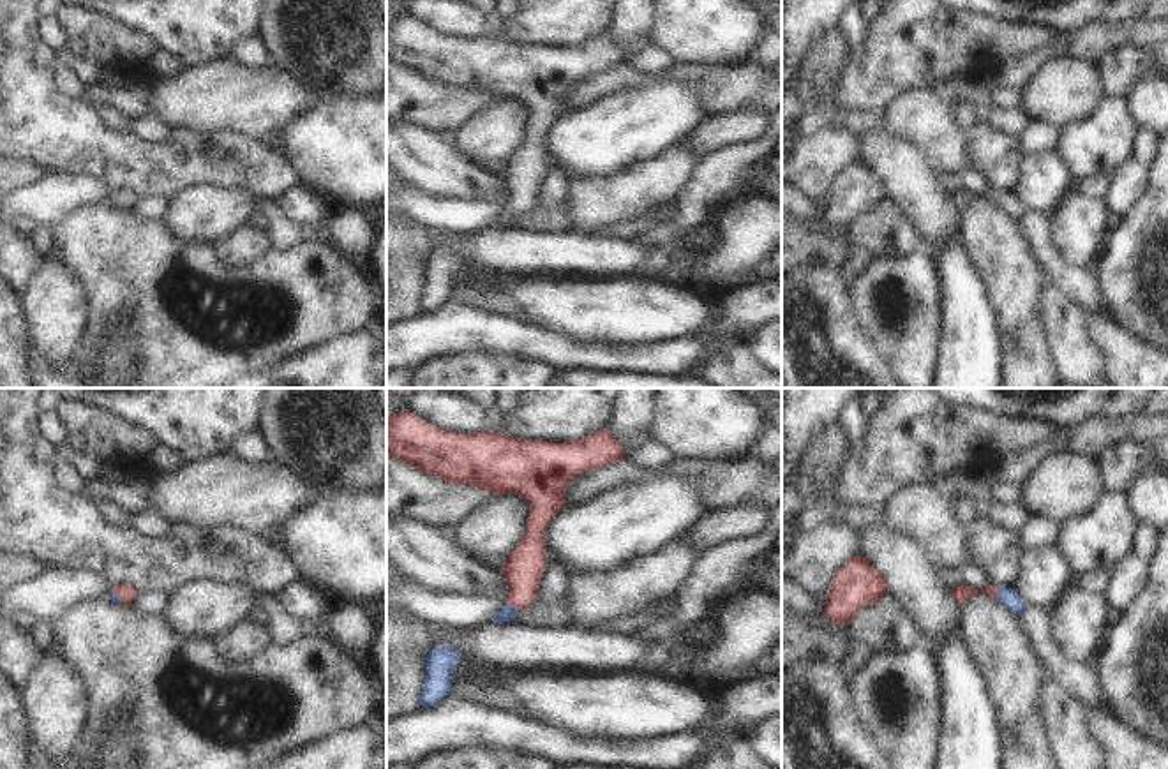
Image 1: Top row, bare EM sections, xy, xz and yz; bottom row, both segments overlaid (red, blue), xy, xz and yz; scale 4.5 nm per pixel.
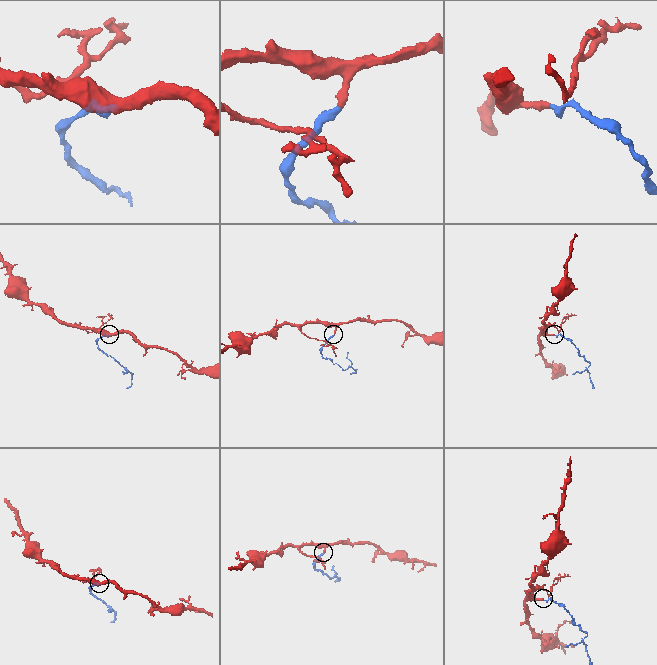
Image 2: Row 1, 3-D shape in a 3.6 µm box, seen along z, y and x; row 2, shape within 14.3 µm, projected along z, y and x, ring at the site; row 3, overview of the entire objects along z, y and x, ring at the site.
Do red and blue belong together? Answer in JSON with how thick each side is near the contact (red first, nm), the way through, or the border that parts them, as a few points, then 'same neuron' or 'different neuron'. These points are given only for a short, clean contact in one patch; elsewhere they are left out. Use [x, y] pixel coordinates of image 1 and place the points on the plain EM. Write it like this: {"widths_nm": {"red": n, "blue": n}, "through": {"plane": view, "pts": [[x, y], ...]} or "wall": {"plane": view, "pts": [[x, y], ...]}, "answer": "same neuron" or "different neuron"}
{"widths_nm": {"red": 170, "blue": 70}, "through": {"plane": "xz", "pts": [[526, 168], [524, 193], [514, 210], [507, 219]]}, "answer": "same neuron"}

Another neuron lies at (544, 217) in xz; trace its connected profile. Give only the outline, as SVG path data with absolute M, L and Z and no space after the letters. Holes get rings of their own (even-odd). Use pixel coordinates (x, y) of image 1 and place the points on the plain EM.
M538 196L535 206L515 219L513 229L526 229L531 233L568 233L570 224L572 210L566 198L554 206Z

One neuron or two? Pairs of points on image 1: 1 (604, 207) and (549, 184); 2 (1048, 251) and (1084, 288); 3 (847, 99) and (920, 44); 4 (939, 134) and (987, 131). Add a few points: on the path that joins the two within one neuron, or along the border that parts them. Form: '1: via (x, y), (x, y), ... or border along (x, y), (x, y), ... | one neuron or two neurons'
1: border along (570, 177), (565, 196) | two neurons
2: via (1054, 261), (1073, 281) | one neuron
3: via (865, 85), (902, 52) | one neuron
4: border along (969, 136), (967, 163) | two neurons

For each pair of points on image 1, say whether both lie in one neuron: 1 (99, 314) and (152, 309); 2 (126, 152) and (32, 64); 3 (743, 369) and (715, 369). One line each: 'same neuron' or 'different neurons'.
1: same neuron
2: same neuron
3: same neuron

